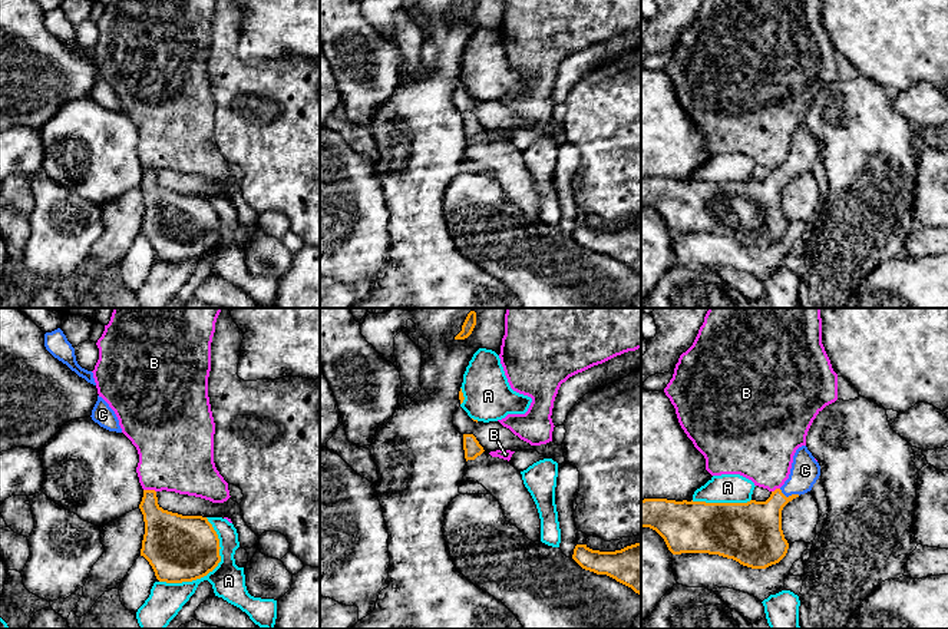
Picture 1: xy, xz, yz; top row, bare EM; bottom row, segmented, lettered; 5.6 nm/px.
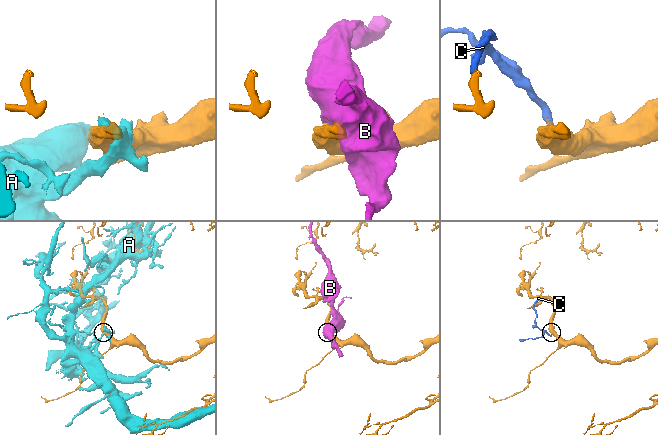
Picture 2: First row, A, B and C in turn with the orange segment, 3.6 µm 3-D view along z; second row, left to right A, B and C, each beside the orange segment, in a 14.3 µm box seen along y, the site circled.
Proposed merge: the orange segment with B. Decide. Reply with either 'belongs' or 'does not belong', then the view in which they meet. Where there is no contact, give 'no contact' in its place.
does not belong | xy

